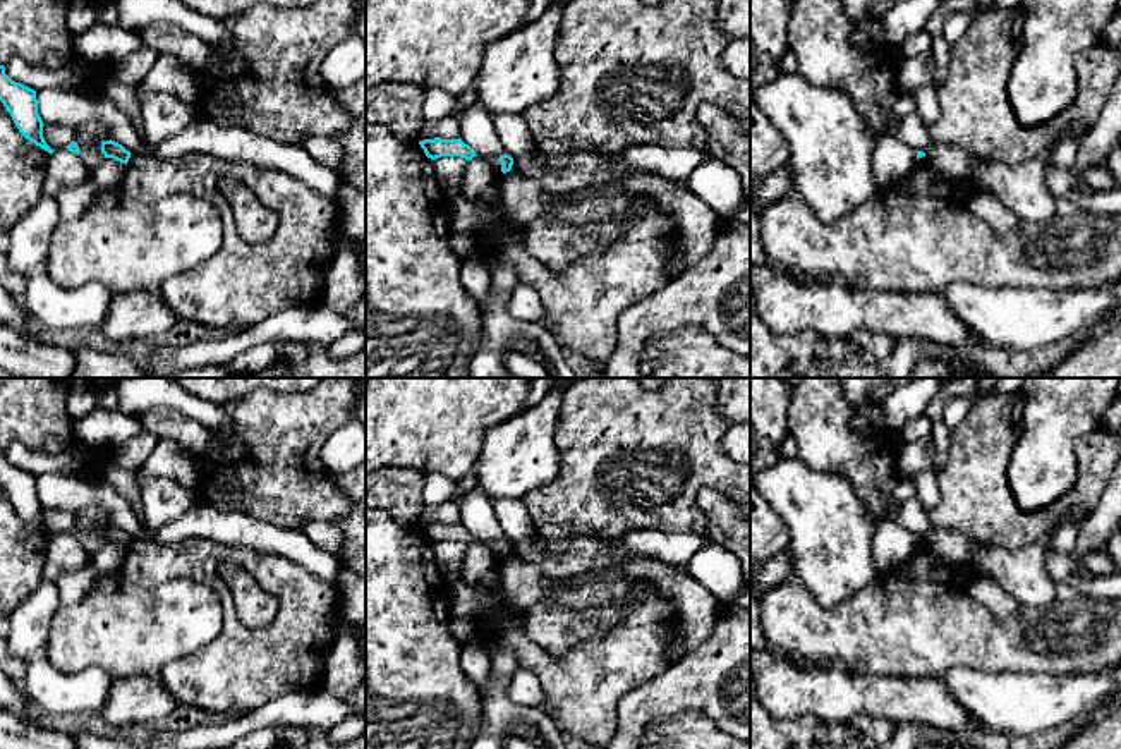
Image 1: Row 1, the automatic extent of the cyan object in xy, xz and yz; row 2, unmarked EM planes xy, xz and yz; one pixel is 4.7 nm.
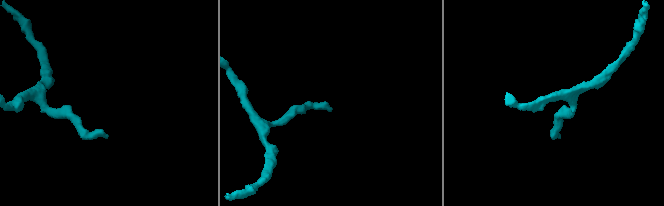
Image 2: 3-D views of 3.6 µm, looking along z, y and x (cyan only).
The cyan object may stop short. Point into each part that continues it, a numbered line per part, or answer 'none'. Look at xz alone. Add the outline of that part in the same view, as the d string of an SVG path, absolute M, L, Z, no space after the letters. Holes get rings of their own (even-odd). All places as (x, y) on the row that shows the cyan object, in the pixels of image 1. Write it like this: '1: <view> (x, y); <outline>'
none

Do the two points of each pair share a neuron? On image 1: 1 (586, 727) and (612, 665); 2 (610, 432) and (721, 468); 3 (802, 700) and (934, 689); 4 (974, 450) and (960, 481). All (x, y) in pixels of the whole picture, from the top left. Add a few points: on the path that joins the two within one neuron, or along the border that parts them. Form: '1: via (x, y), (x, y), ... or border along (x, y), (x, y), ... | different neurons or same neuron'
1: via (586, 712), (586, 691), (596, 681) | same neuron
2: via (637, 438), (648, 444), (680, 444), (694, 454) | same neuron
3: via (835, 696), (902, 696) | same neuron
4: via (974, 457), (974, 468), (967, 474) | same neuron

